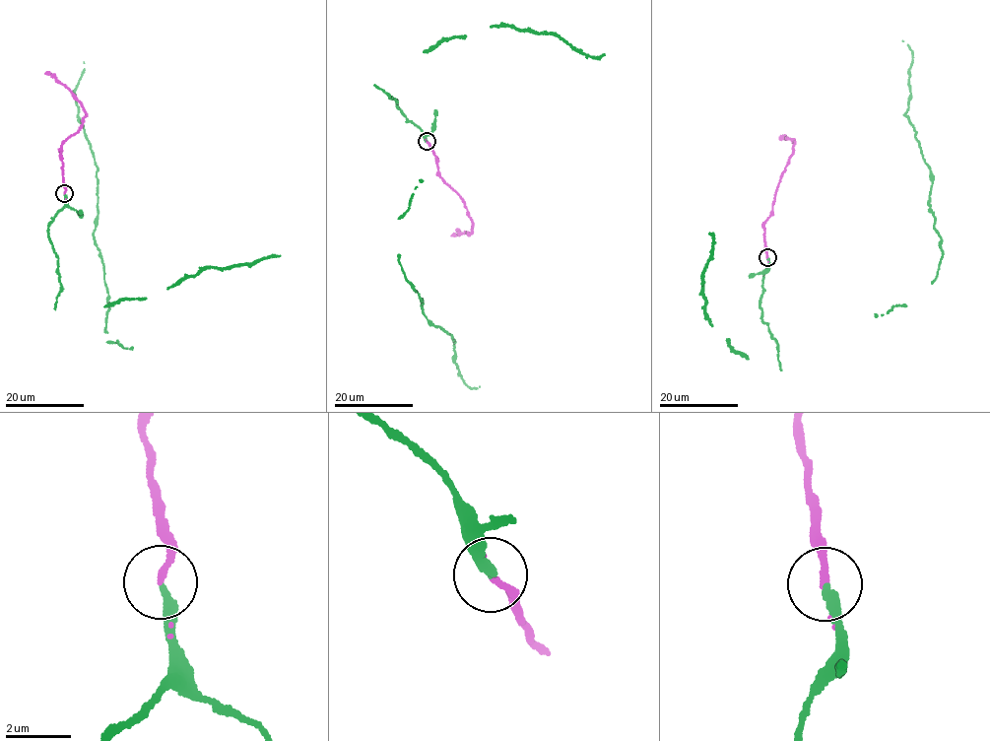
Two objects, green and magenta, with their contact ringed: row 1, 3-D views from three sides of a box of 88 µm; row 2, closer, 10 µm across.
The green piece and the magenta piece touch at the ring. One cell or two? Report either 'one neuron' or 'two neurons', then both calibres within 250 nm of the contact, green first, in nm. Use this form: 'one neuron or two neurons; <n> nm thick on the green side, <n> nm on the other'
one neuron; 240 nm thick on the green side, 120 nm on the other

